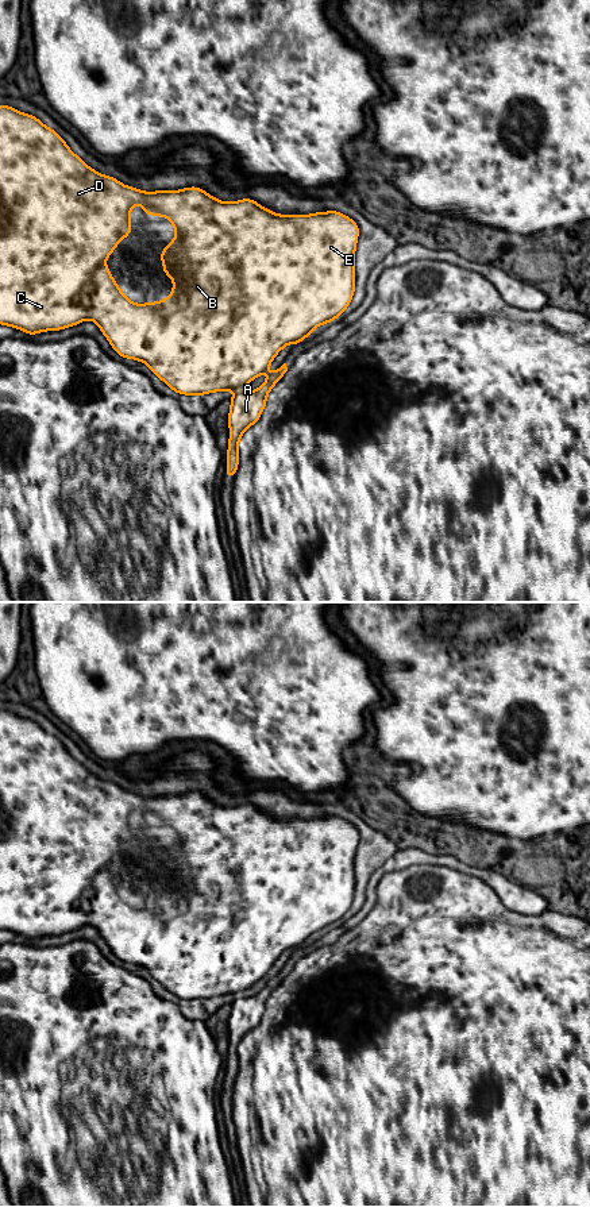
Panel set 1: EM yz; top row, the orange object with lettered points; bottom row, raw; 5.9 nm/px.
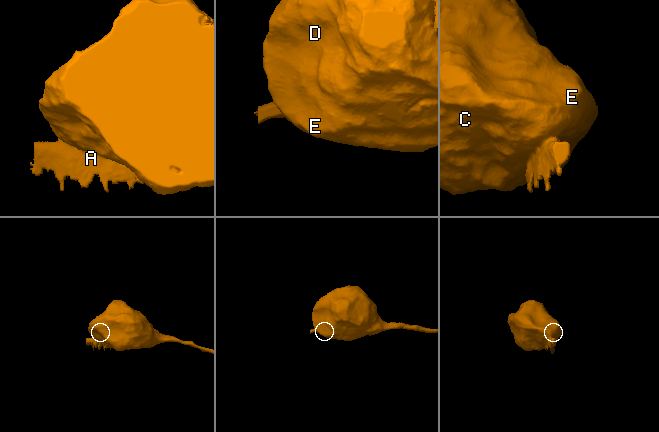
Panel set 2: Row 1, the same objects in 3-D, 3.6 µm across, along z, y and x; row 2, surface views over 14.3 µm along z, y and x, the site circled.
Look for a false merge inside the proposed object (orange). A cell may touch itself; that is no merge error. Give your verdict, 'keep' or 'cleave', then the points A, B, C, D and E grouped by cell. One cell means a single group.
keep; A B C D E

